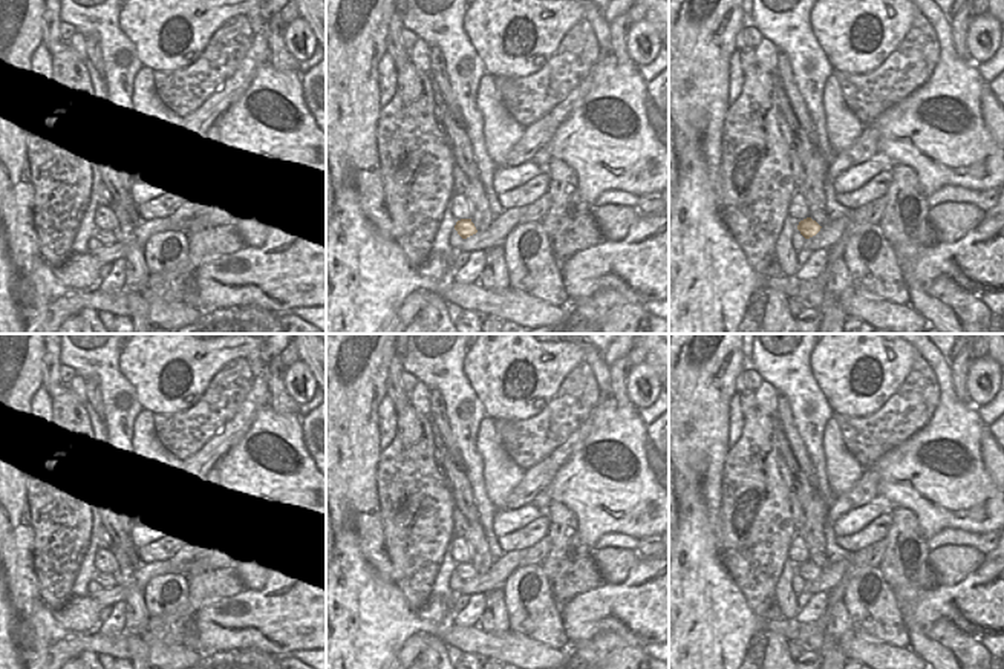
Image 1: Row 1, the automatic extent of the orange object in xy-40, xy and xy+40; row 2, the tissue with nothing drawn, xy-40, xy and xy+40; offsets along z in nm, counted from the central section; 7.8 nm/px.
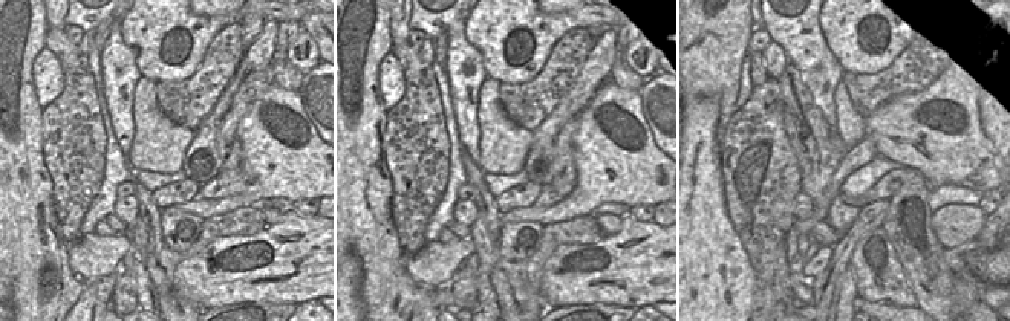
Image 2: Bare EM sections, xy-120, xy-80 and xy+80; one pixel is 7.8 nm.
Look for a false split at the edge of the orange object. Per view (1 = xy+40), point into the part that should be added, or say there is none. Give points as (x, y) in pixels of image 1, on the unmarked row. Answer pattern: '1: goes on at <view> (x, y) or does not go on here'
1: does not go on here

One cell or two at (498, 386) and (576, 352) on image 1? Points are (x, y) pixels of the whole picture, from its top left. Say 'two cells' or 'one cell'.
one cell

